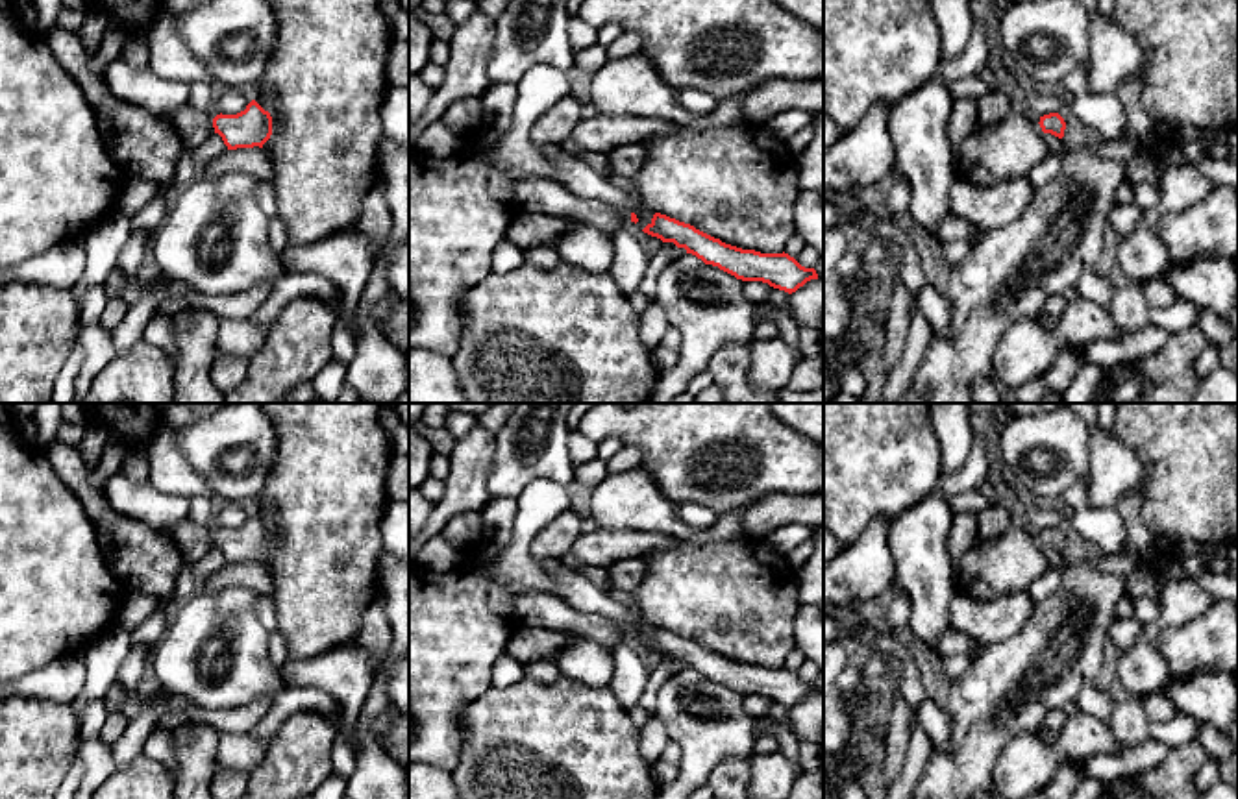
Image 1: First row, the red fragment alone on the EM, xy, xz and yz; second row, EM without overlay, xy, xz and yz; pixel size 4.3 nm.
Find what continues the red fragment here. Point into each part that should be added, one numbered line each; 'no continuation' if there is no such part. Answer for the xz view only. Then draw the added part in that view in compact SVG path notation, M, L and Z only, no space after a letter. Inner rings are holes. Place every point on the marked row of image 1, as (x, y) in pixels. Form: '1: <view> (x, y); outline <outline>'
1: xz (535, 195); outline M531 176L513 187L516 213L539 213L568 220L581 220L611 237L631 222L631 211L592 198L579 198L561 183Z

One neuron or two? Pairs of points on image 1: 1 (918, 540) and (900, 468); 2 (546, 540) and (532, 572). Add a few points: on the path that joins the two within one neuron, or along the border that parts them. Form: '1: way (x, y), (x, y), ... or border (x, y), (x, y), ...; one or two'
1: border (935, 489), (891, 522); two
2: border (556, 518), (533, 539), (530, 548), (533, 557); two

